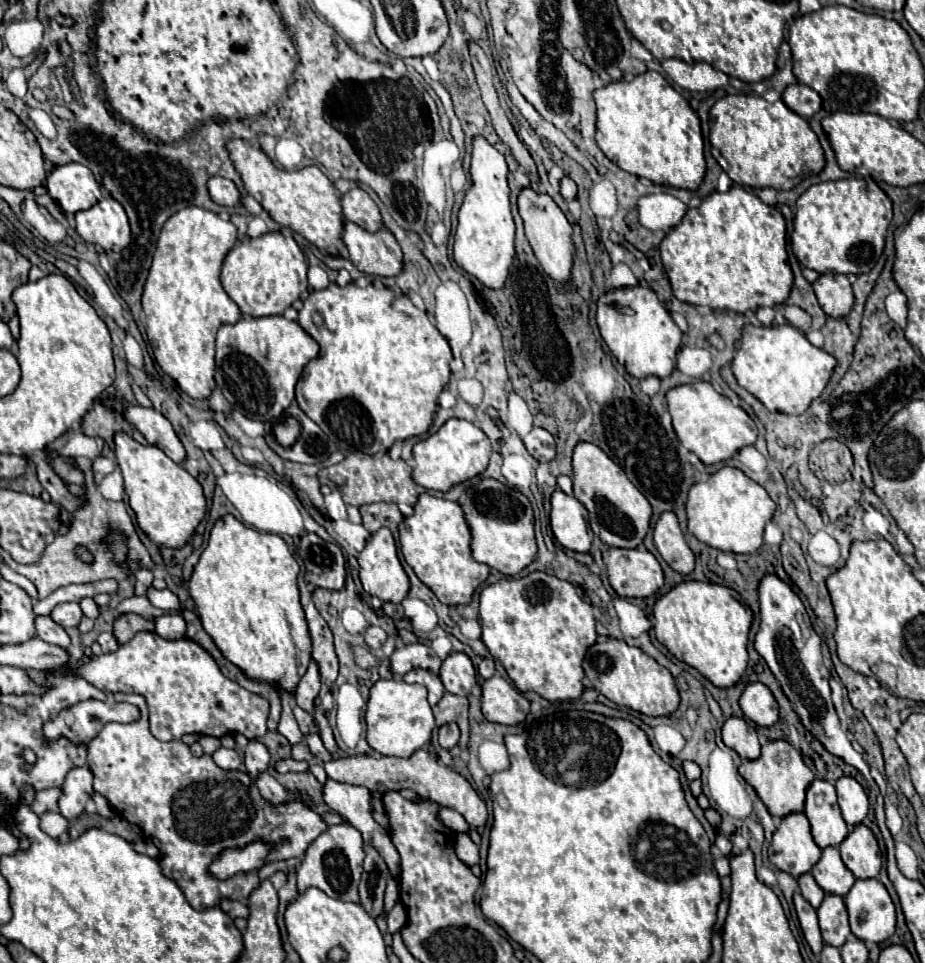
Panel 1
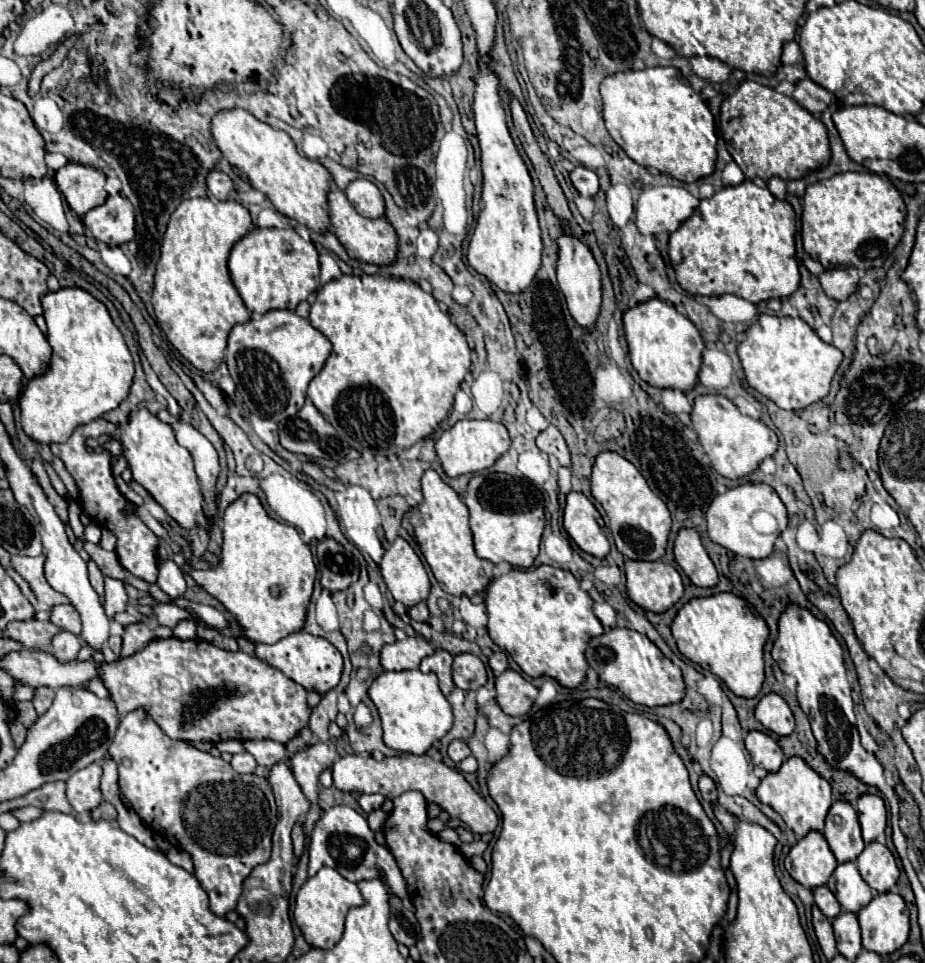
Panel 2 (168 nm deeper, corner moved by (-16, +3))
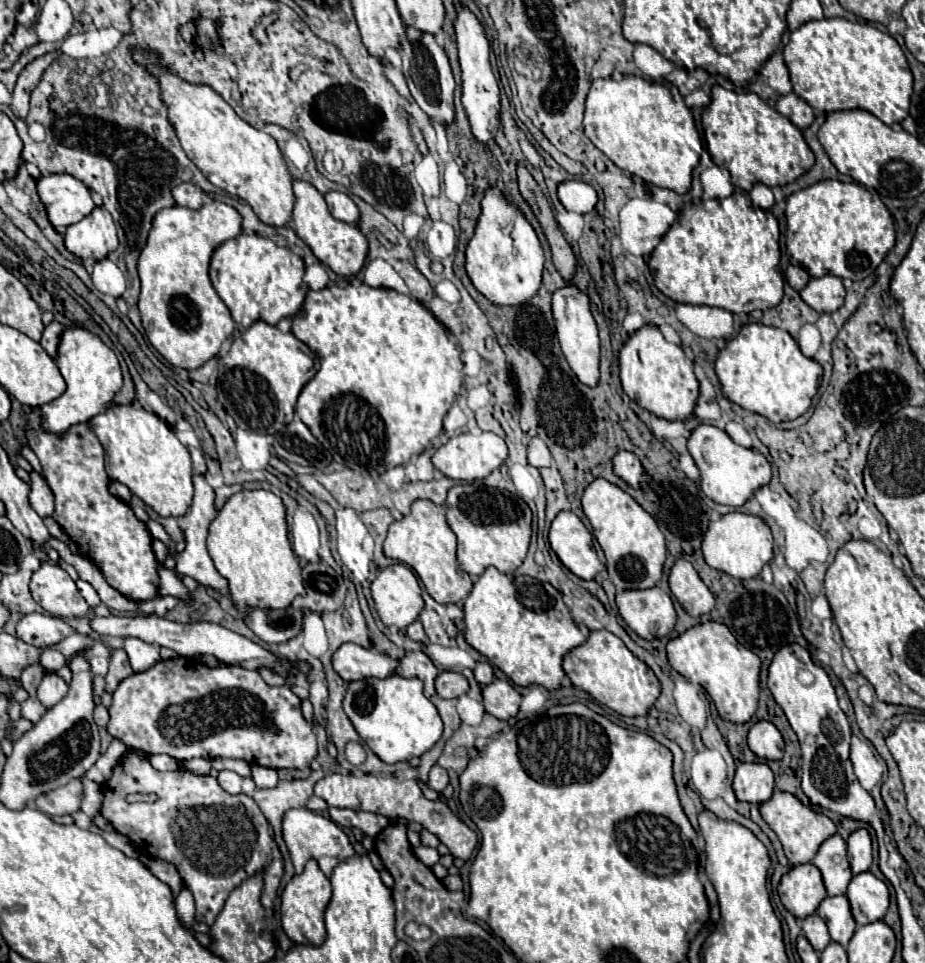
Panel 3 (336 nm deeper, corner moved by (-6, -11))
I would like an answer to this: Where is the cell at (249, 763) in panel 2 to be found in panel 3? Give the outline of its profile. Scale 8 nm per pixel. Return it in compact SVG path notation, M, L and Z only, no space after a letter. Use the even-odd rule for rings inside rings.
M220 772L216 780L228 794L240 794L242 782L244 782L236 772Z

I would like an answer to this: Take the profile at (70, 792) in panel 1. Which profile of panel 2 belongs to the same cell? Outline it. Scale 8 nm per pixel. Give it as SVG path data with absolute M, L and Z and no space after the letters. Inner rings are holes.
M90 764L66 780L66 796L76 814L90 812L102 802L100 778L102 768L98 764Z

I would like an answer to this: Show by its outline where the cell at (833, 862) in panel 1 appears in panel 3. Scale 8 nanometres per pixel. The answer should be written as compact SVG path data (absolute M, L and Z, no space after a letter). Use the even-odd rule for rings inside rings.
M826 896L818 906L818 916L826 922L830 930L830 938L842 946L846 946L856 930L854 918L850 916L850 904L846 896Z

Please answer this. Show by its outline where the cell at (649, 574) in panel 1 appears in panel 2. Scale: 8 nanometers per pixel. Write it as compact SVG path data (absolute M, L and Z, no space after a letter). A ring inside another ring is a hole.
M626 560L626 580L630 600L652 612L668 610L684 594L678 570L662 560Z

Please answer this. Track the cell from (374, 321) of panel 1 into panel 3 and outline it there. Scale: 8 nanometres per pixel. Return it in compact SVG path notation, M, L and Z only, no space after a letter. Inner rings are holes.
M360 284L360 286L326 286L318 292L310 290L308 296L306 296L306 302L302 306L302 310L294 316L292 320L292 334L296 334L296 338L300 342L304 342L320 360L320 370L316 372L316 376L302 388L300 396L298 396L298 404L296 404L296 414L300 416L300 420L310 428L310 432L318 438L318 442L332 454L332 458L342 464L342 466L348 466L350 470L354 472L376 472L376 474L382 474L394 466L400 466L400 464L406 464L414 454L420 454L428 448L428 444L440 434L442 430L442 420L444 416L448 414L454 398L458 396L458 390L462 386L462 380L464 380L464 364L462 364L462 358L460 358L460 350L450 342L448 334L446 334L446 326L442 322L438 322L434 318L434 314L422 306L420 302L416 302L414 298L410 296L404 296L404 294L398 294L394 290L388 290L388 288L372 288L372 286L366 286L366 284Z

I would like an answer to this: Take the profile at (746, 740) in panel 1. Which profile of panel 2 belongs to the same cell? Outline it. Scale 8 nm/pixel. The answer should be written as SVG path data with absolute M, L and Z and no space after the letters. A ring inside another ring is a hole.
M750 730L746 734L746 750L752 754L752 762L768 772L776 772L784 762L784 752L778 742L758 730Z

